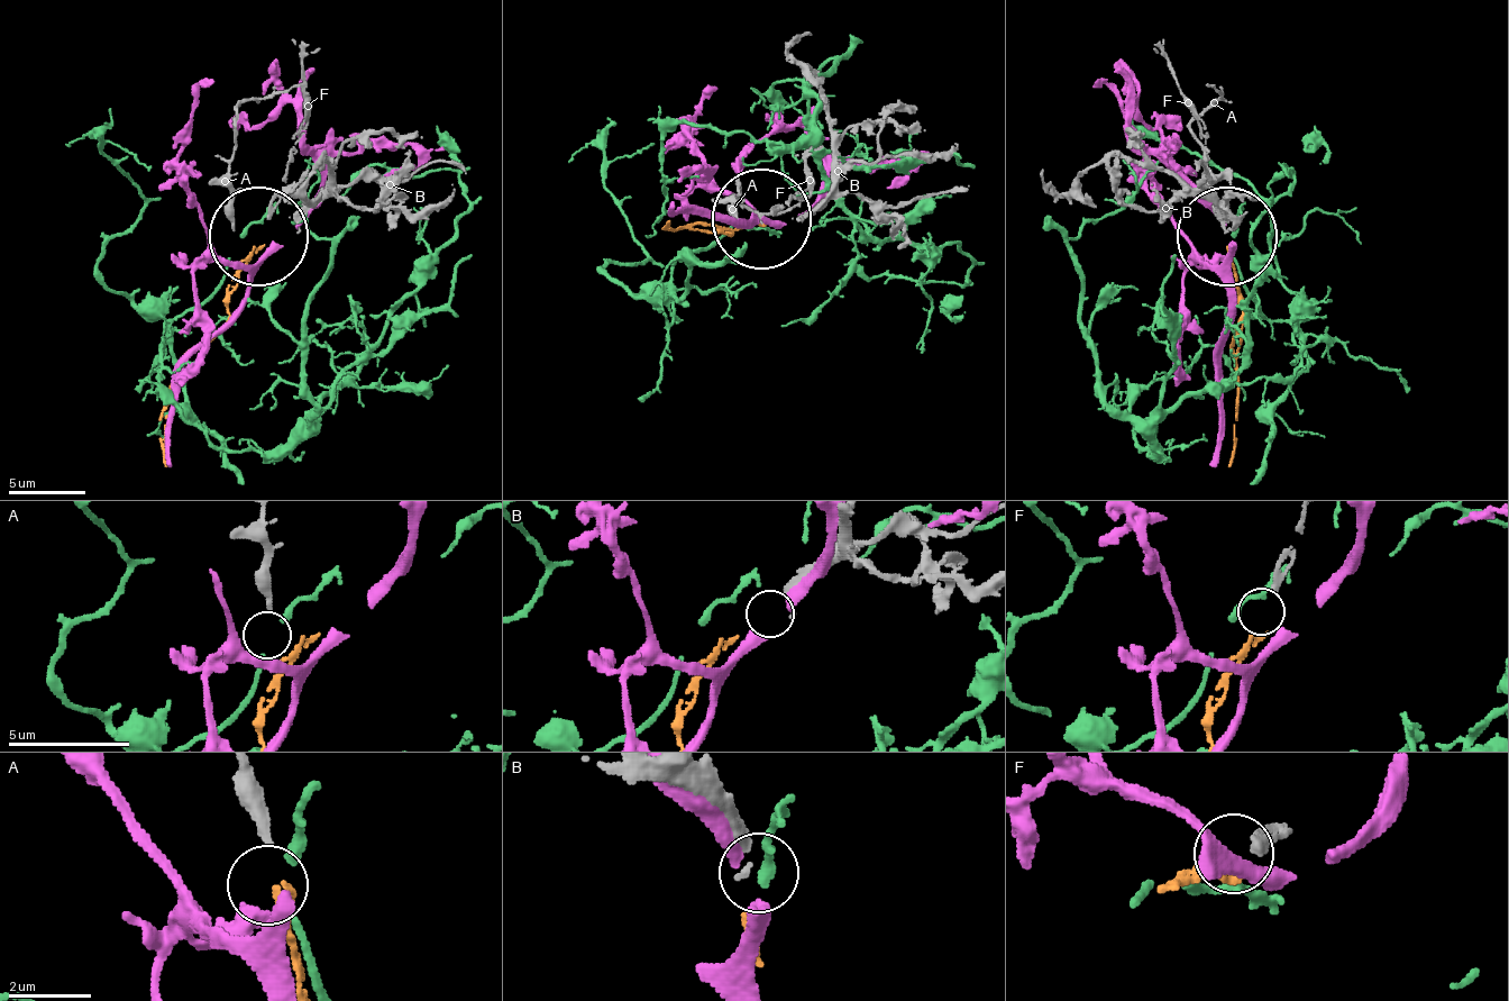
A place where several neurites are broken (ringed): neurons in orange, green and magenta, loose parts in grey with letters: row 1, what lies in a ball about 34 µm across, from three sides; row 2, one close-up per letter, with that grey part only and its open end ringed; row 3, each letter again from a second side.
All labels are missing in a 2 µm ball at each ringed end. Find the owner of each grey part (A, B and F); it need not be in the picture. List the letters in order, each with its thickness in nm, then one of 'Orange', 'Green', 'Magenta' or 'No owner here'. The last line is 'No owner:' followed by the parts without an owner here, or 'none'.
A: Thickness 280 nm. Green
B: Thickness 320 nm. No owner here
F: Thickness 360 nm. Orange
No owner: B

